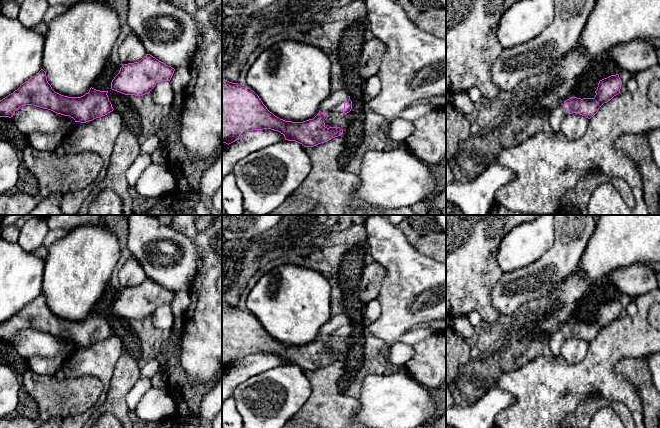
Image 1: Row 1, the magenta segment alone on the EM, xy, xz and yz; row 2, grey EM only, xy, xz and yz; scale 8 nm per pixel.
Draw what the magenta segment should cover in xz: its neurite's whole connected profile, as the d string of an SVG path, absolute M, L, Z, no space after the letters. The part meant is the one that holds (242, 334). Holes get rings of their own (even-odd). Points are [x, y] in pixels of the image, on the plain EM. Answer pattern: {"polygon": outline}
{"polygon": "M222 304L222 367L231 368L243 359L253 354L271 353L284 359L285 364L295 365L304 371L314 371L318 368L342 359L340 351L325 350L324 345L332 336L347 338L352 333L352 323L347 314L335 315L321 328L319 337L303 346L285 345L275 340L263 328L259 320L250 312L241 311L238 307Z"}

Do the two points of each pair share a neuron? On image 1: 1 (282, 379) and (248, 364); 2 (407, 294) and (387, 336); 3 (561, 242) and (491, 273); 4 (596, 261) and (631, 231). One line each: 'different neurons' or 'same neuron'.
1: different neurons
2: same neuron
3: different neurons
4: same neuron

